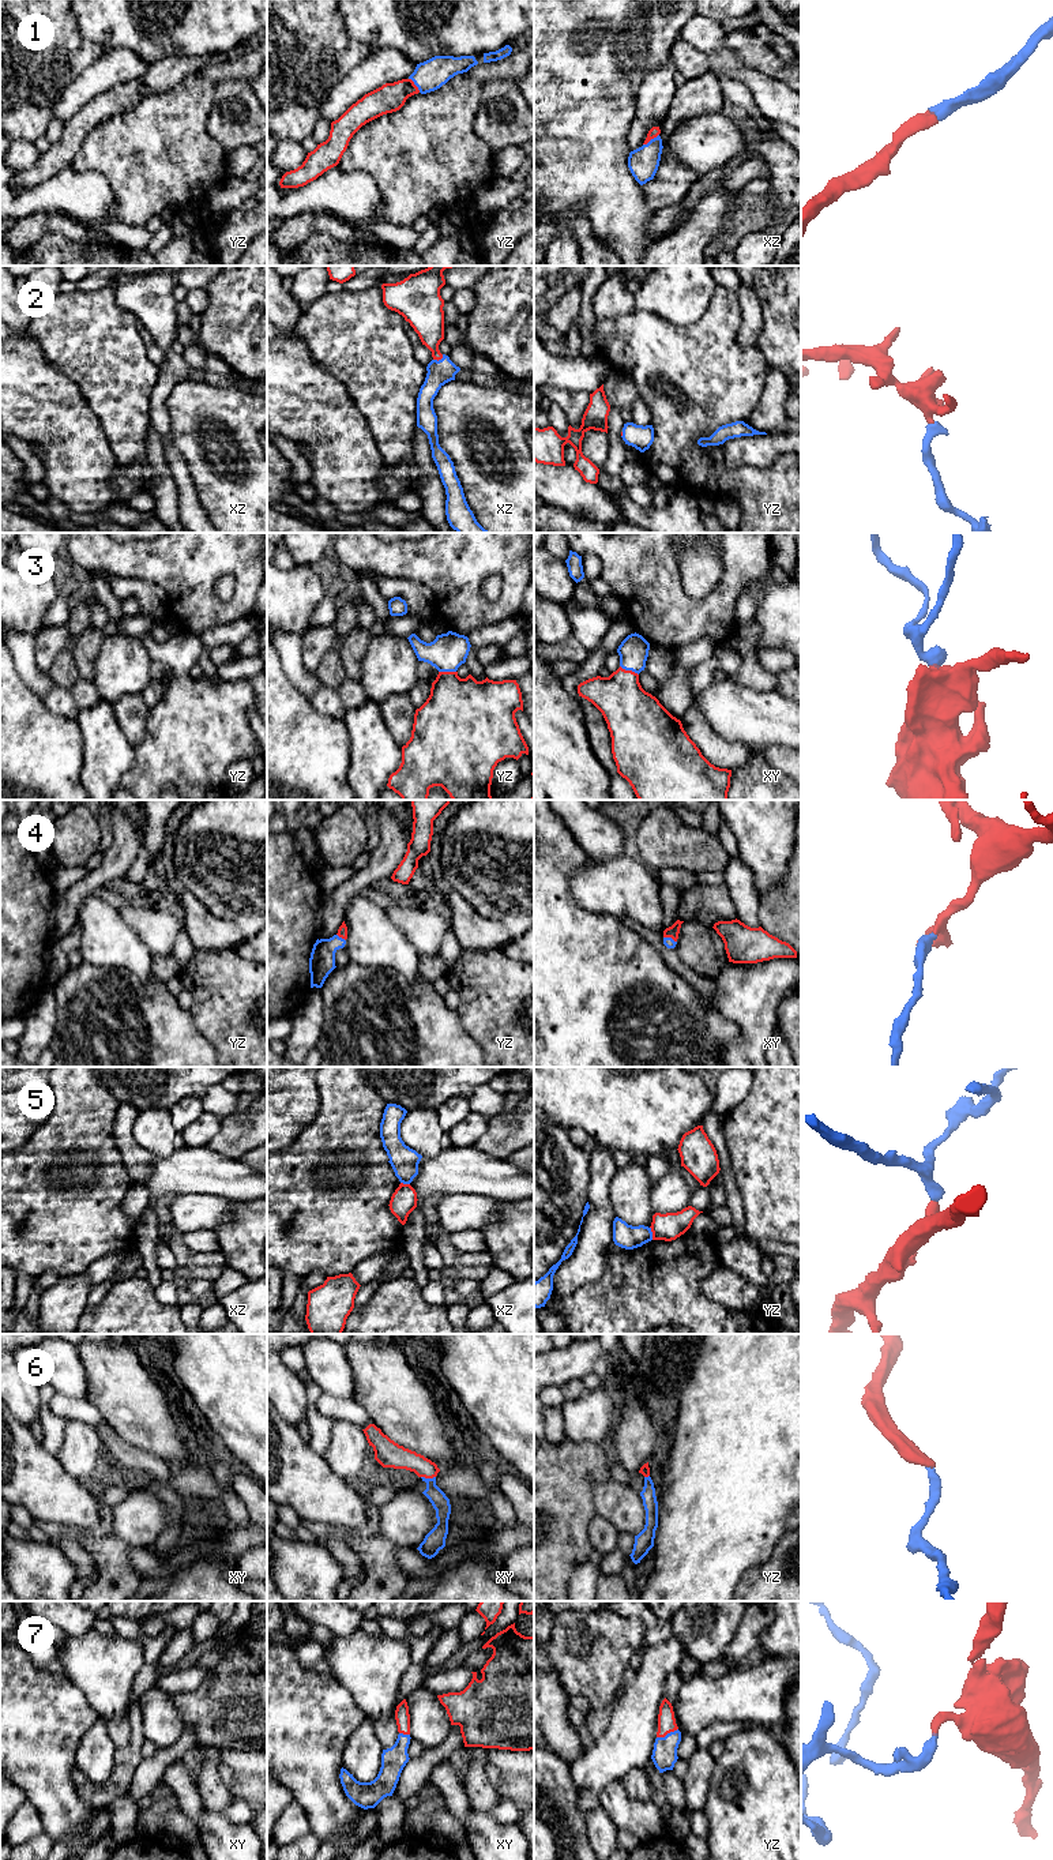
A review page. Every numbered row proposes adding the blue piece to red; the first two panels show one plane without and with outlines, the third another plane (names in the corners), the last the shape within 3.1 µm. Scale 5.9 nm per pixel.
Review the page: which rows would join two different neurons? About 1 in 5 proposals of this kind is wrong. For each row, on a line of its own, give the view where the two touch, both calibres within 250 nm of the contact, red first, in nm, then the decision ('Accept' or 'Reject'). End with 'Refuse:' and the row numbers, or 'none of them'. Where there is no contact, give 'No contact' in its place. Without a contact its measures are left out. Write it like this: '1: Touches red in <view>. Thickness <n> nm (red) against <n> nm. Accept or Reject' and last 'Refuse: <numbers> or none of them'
1: Touches red in xz. Thickness 60 nm (red) against 180 nm. Accept
2: Touches red in xz. Thickness 200 nm (red) against 140 nm. Accept
3: Touches red in xy. Thickness 320 nm (red) against 180 nm. Accept
4: Touches red in xy. Thickness 70 nm (red) against 60 nm. Accept
5: Touches red in yz. Thickness 160 nm (red) against 140 nm. Reject
6: Touches red in xy. Thickness 140 nm (red) against 100 nm. Accept
7: Touches red in yz. Thickness 110 nm (red) against 140 nm. Accept
Refuse: 5

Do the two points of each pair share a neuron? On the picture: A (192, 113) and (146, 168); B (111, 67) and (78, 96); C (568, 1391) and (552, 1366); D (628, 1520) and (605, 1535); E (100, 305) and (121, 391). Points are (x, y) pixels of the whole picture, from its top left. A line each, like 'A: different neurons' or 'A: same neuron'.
A: same neuron
B: same neuron
C: different neurons
D: different neurons
E: same neuron

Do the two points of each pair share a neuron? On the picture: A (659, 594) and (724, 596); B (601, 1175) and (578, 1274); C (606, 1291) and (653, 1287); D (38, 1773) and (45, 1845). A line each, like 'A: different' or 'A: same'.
A: same
B: same
C: same
D: different

